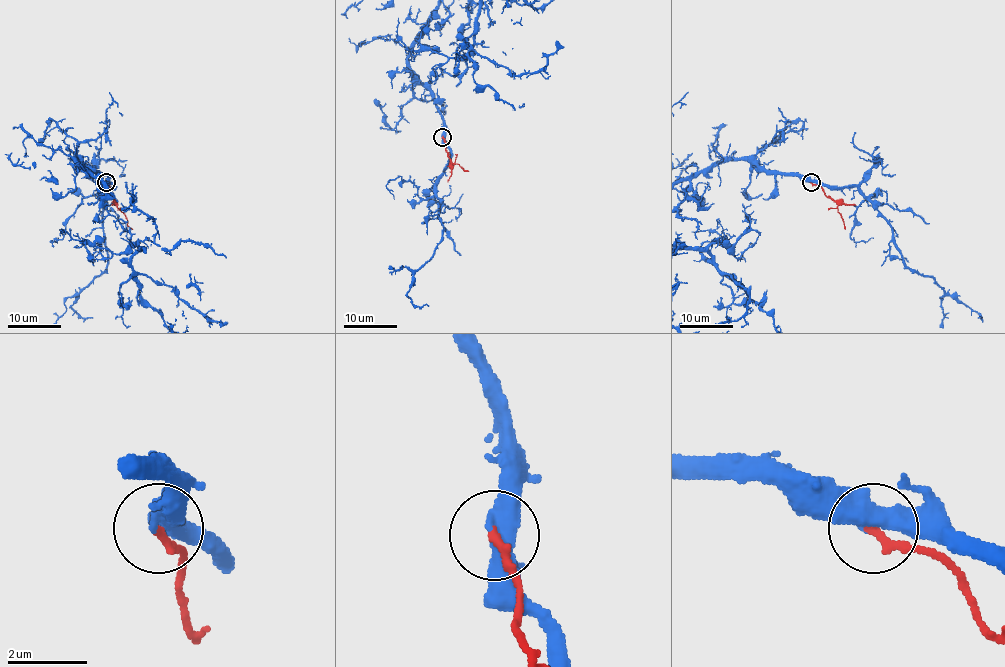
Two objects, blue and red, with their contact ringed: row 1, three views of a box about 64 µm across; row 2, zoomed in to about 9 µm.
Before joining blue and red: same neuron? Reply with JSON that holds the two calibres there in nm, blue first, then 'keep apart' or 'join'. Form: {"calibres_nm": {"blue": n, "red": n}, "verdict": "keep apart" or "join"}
{"calibres_nm": {"blue": 420, "red": 200}, "verdict": "join"}

